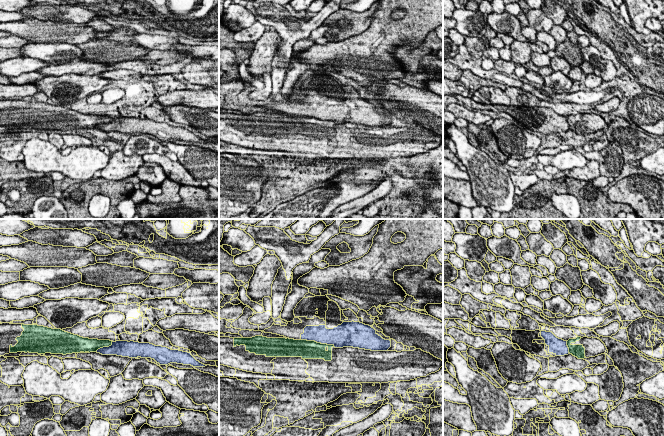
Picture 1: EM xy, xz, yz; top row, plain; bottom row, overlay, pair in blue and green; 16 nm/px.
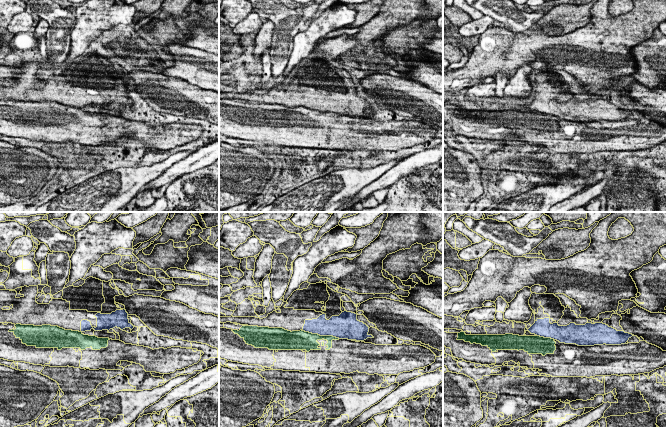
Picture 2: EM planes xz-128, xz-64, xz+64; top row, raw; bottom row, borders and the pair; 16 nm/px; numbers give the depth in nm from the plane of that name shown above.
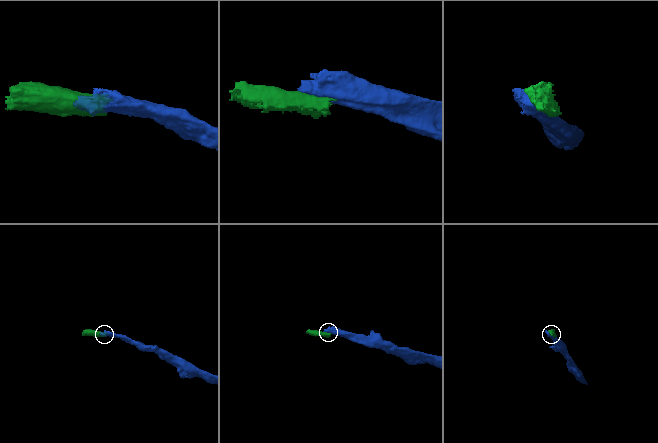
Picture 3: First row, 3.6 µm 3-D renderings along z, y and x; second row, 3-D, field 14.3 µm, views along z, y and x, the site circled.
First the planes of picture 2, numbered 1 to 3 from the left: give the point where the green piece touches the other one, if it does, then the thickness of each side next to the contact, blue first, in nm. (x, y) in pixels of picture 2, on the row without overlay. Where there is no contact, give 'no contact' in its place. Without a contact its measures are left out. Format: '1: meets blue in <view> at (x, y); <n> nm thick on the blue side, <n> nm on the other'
1: no contact
2: meets blue in xz-64 at (320, 111); 280 nm thick on the blue side, 300 nm on the other
3: meets blue in xz+64 at (546, 113); 280 nm thick on the blue side, 280 nm on the other

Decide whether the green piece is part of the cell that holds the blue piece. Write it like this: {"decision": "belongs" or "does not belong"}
{"decision": "does not belong"}

